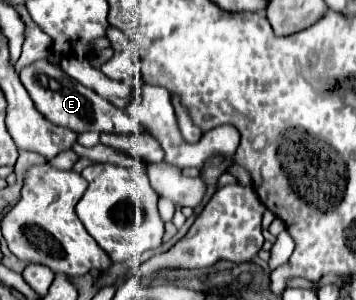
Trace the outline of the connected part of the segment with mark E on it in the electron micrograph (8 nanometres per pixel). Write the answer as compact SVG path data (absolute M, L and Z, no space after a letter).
M35 60L33 64L21 68L19 78L23 82L23 86L27 88L31 100L35 102L35 108L39 108L39 112L51 120L57 126L65 126L75 130L77 134L85 132L85 130L97 130L97 132L115 132L115 134L123 134L123 132L143 132L143 126L139 122L135 122L125 110L113 106L109 100L99 98L97 92L93 92L91 88L71 80L59 66L51 64L49 60Z

